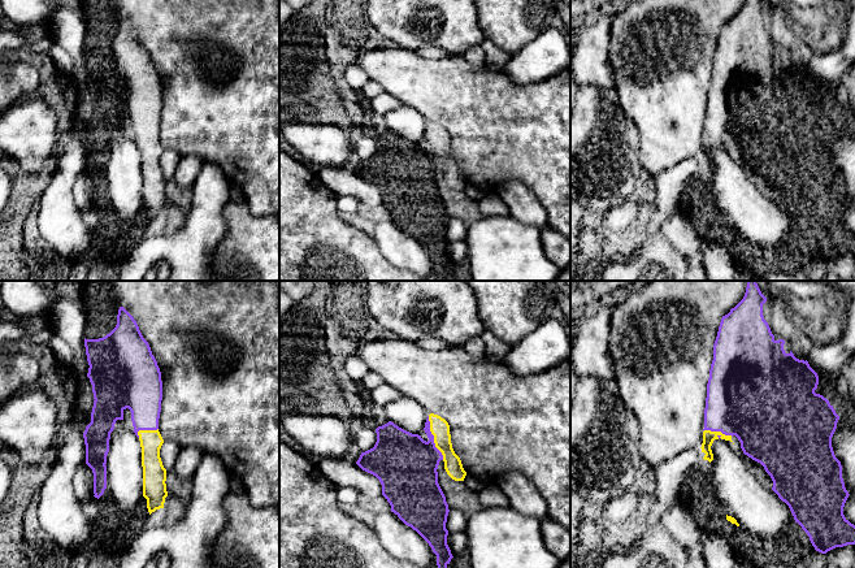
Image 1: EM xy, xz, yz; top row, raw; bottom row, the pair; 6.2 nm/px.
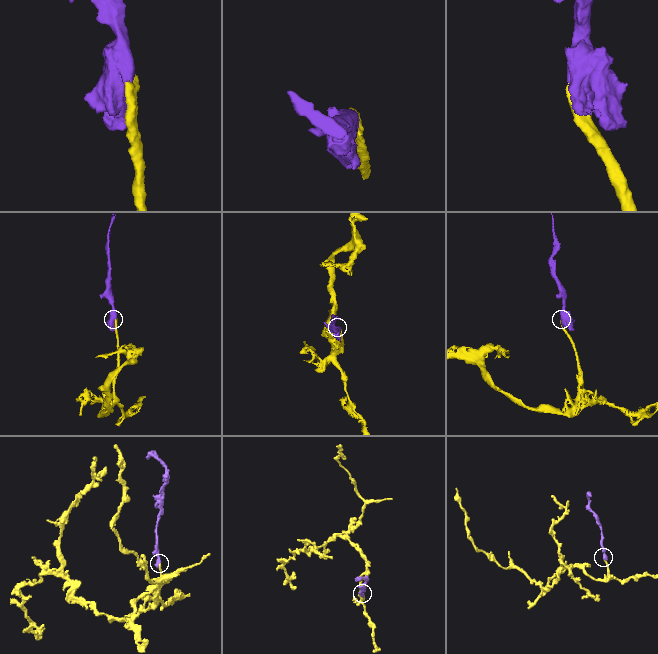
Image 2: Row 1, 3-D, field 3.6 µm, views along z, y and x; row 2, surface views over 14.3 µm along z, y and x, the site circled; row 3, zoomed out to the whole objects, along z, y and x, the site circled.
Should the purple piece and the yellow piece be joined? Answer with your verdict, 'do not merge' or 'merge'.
merge

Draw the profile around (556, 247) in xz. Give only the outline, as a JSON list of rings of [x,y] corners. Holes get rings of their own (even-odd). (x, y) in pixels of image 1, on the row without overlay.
[[[548,224],[543,230],[541,230],[541,240],[546,256],[560,270],[570,264],[570,242]]]

